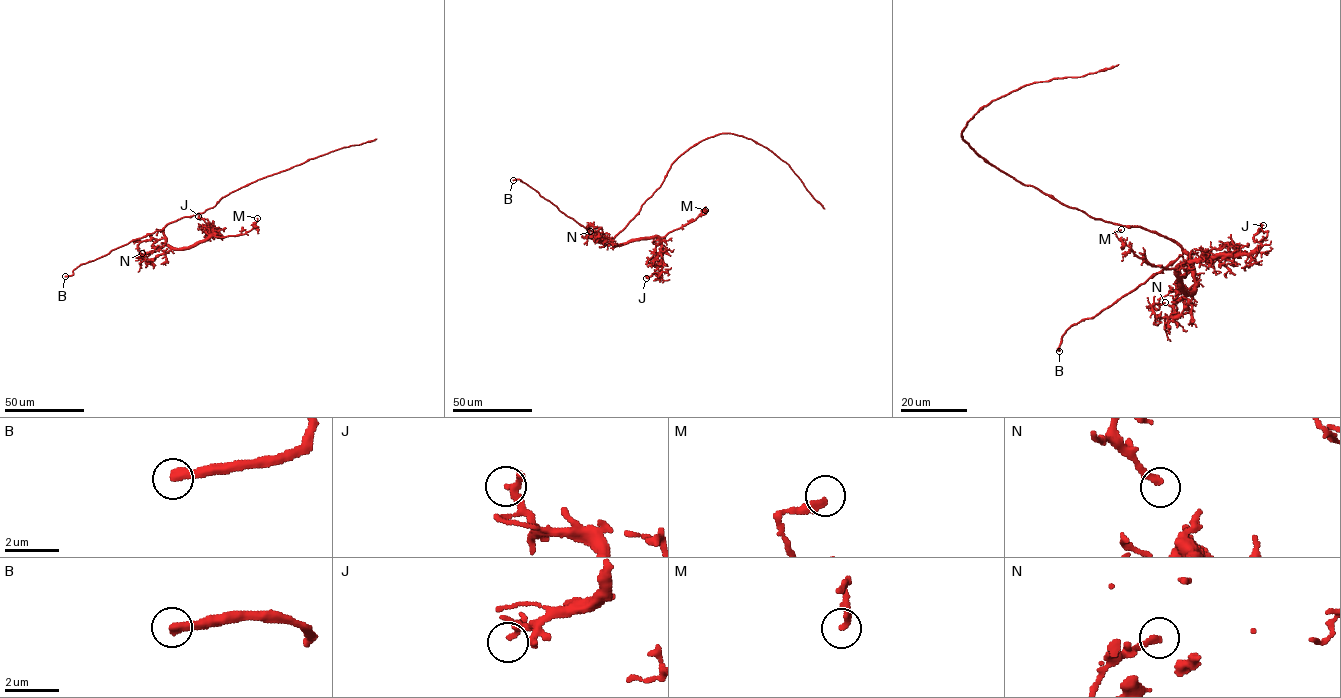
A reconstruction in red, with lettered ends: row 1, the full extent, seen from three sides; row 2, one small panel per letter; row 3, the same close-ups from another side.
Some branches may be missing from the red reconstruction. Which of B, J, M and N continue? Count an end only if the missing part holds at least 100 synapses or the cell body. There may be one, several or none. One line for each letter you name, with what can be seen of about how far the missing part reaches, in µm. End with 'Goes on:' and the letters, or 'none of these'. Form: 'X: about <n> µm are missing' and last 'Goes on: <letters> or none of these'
B: about 20 µm are missing
Goes on: B

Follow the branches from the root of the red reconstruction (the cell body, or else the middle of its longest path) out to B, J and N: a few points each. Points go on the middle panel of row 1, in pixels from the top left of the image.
B: (665, 177), (639, 212), (611, 239), (586, 229), (520, 180), (513, 180)
J: (665, 177), (612, 242), (620, 245), (654, 237), (659, 240), (660, 275), (653, 273), (646, 278)
N: (665, 177), (612, 240), (618, 245), (605, 241), (598, 229), (589, 224), (590, 231)

